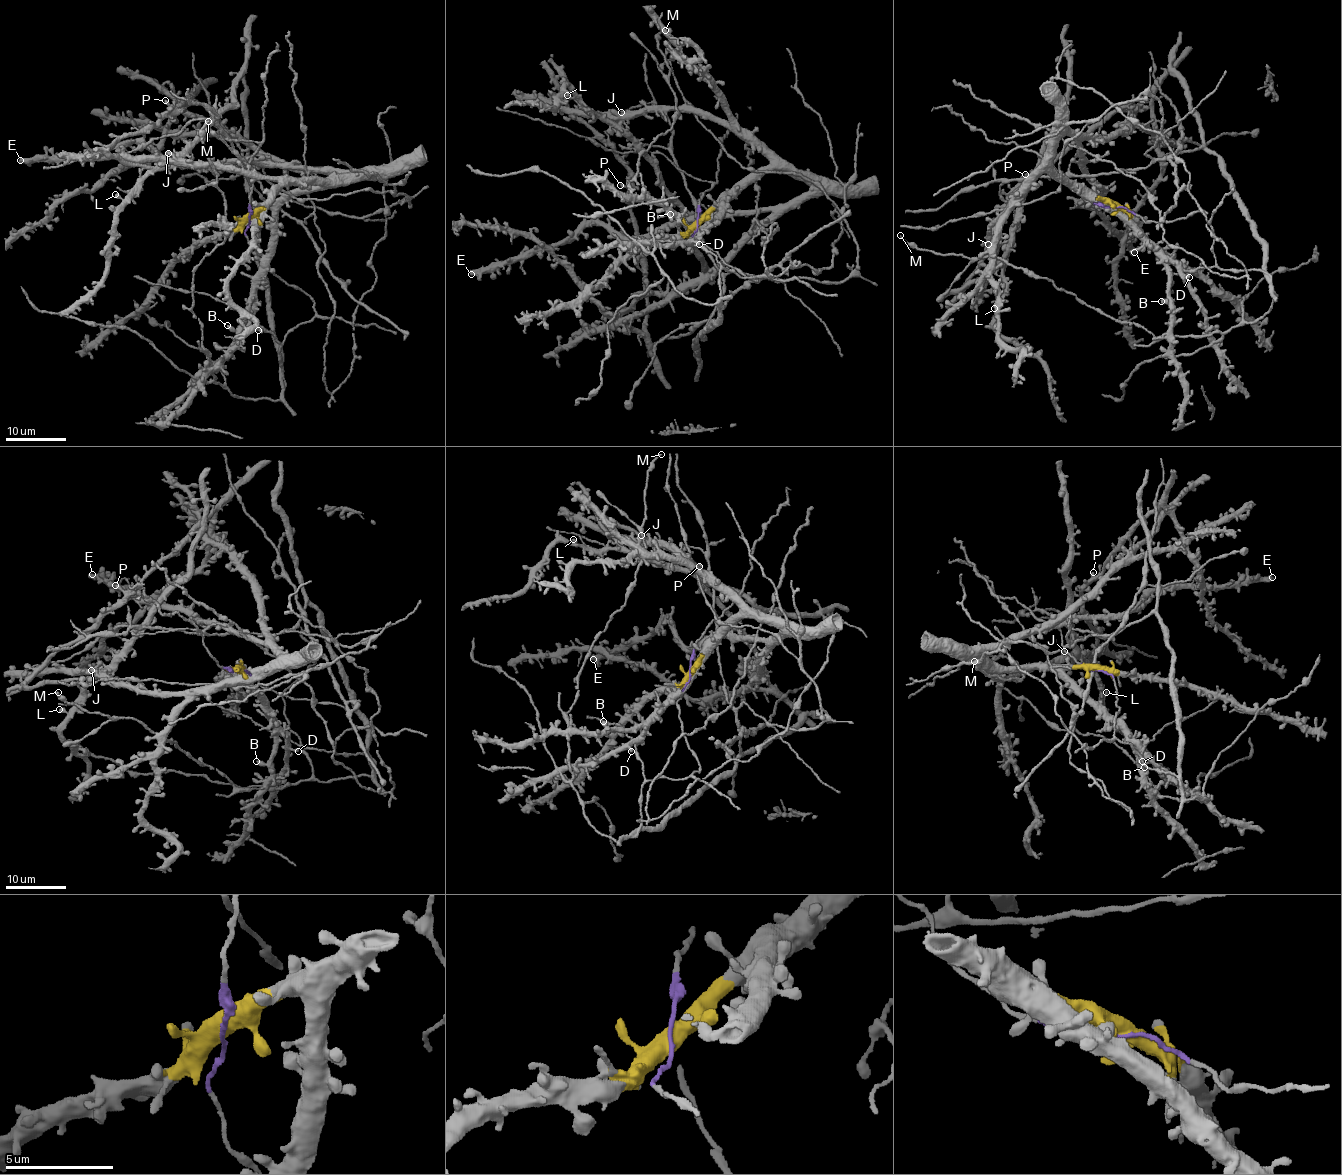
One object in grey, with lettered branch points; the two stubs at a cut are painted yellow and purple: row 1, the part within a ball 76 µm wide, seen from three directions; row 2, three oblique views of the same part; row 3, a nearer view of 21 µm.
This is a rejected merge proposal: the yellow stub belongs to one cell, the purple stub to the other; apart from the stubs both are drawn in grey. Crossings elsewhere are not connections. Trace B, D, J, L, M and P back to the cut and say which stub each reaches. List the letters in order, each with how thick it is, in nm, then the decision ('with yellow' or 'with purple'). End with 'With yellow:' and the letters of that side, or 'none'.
B: 480 nm thick; with yellow
D: 320 nm thick; with yellow
J: 420 nm thick; with yellow
L: 420 nm thick; with purple
M: 150 nm thick; with purple
P: 400 nm thick; with purple
With yellow: B, D, J

